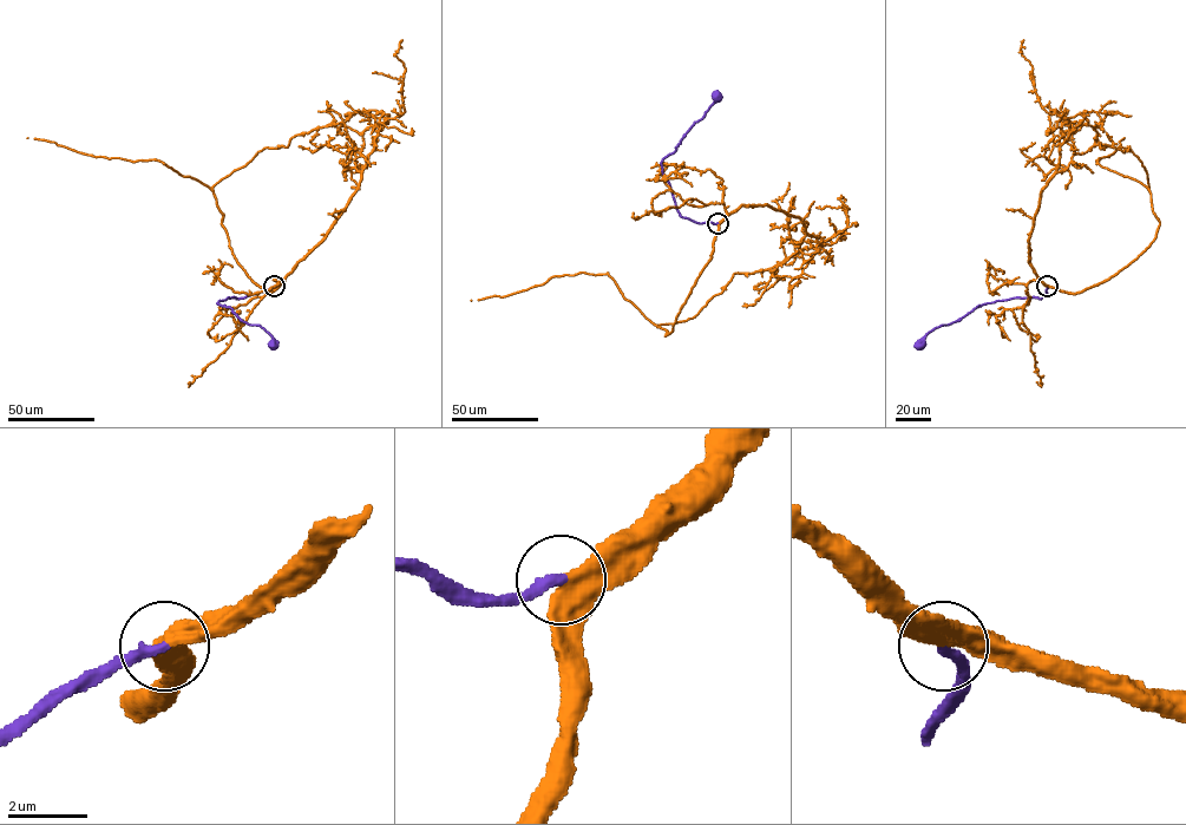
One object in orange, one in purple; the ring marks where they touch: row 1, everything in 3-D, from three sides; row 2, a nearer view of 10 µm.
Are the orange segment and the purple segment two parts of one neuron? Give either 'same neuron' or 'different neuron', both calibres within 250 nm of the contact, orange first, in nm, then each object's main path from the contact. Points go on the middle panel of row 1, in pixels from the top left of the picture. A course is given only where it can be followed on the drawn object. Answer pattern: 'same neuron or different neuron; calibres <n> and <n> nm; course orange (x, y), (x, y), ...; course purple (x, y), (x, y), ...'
same neuron; calibres 460 and 280 nm; course orange (718, 223), (673, 331), (656, 325), (694, 318), (734, 274), (823, 242), (788, 307); course purple (718, 223), (698, 223), (681, 217), (661, 162), (719, 97)

